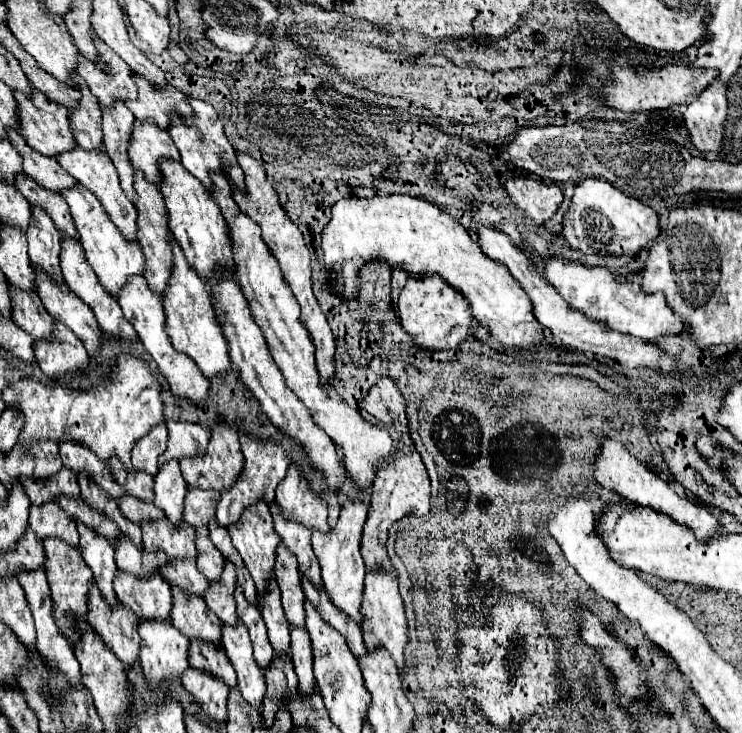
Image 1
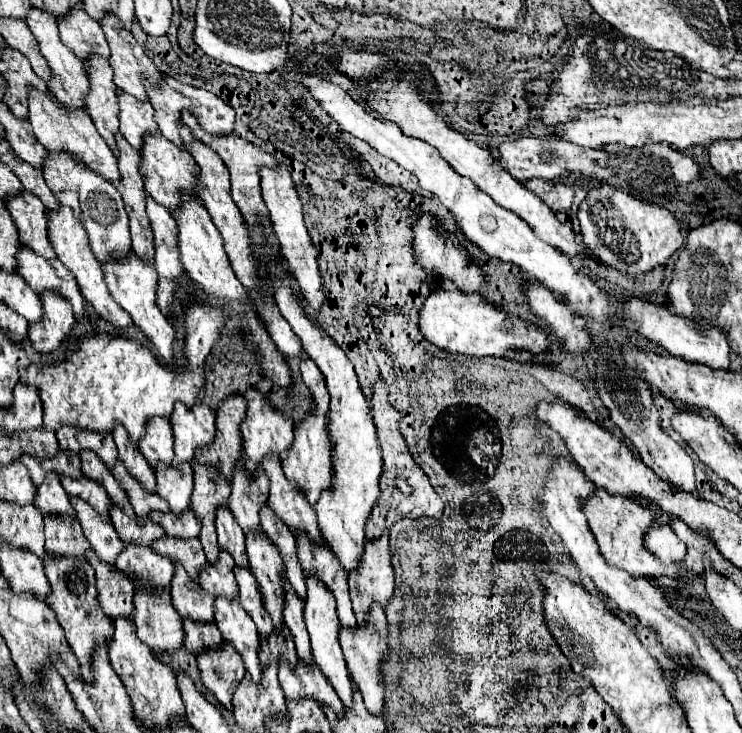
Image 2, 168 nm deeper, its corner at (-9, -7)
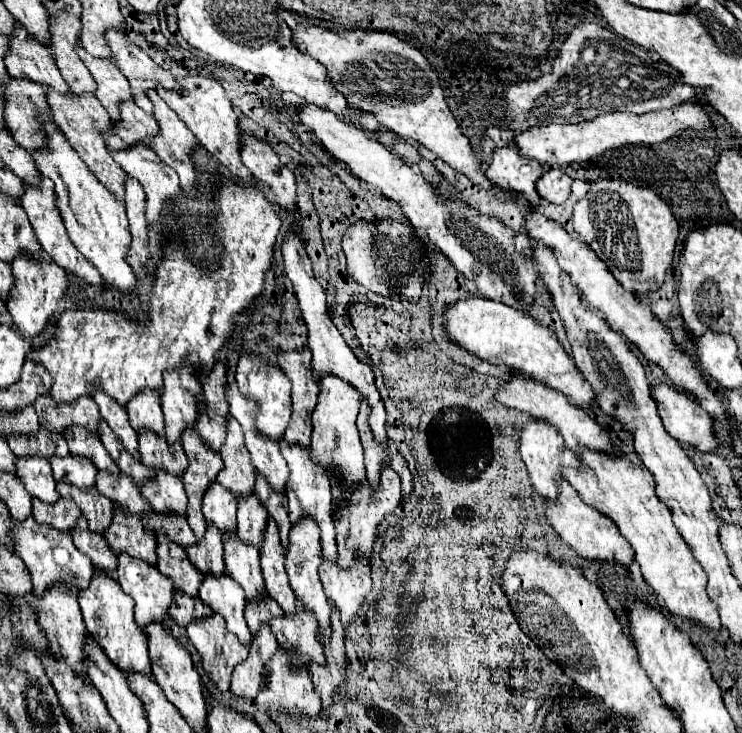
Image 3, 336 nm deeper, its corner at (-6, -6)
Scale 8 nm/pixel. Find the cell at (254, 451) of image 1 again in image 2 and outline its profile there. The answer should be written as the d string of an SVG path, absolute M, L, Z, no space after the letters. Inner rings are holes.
M246 392L246 418L242 422L242 438L244 438L244 468L250 476L254 476L256 466L268 456L268 454L288 454L292 440L294 440L294 426L288 418L284 418L280 412L274 412L274 408L270 408L270 404L266 404L266 400L262 400L262 396L258 396L258 392Z

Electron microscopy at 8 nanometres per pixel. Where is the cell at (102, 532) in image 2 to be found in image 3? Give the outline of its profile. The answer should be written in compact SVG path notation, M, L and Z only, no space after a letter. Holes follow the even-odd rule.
M57 483L57 491L61 497L71 497L79 505L81 513L87 517L91 525L91 531L105 533L105 529L111 525L113 505L105 495L97 491L97 487L79 489L69 483Z

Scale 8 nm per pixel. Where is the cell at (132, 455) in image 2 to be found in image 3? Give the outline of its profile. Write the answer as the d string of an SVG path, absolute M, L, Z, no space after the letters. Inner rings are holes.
M95 391L93 399L95 399L97 405L99 405L101 417L109 423L109 427L111 427L113 433L121 439L121 443L125 445L125 449L127 449L135 459L139 459L139 453L137 453L137 433L135 433L135 429L129 425L127 409L125 409L125 407L119 407L119 403L115 403L115 399L111 399L109 395L105 395L103 391Z

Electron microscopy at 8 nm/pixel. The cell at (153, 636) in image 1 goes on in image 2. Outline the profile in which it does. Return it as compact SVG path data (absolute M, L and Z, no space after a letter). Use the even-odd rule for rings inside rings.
M146 592L134 594L134 616L136 636L154 652L174 654L184 646L184 626L178 620L170 604L170 594L166 596L146 596Z

